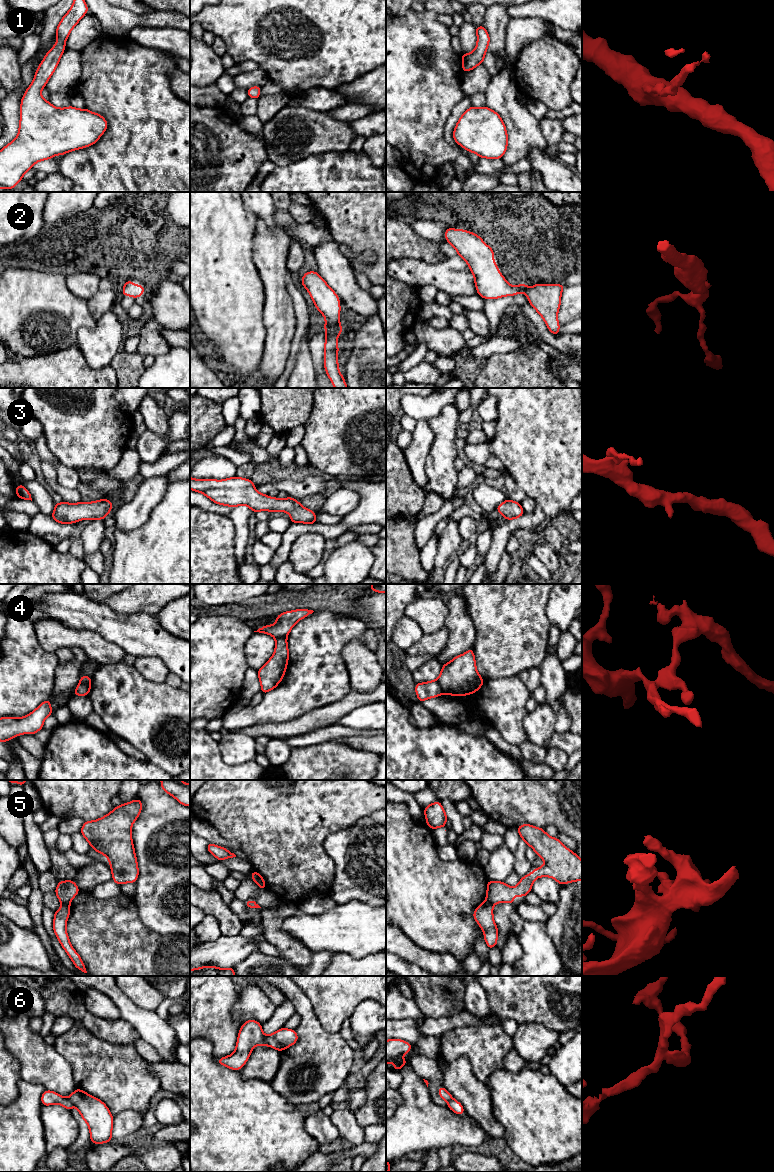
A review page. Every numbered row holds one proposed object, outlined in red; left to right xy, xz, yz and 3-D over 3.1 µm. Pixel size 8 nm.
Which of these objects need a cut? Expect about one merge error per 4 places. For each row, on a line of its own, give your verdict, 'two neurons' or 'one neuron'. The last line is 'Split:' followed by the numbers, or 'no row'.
1: one neuron
2: one neuron
3: one neuron
4: two neurons
5: two neurons
6: two neurons
Split: 4, 5, 6

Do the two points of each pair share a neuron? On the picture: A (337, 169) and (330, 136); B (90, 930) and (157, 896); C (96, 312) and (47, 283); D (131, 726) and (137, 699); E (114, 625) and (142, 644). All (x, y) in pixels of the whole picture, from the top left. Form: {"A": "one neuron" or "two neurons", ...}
{"A": "two neurons", "B": "two neurons", "C": "two neurons", "D": "one neuron", "E": "one neuron"}

